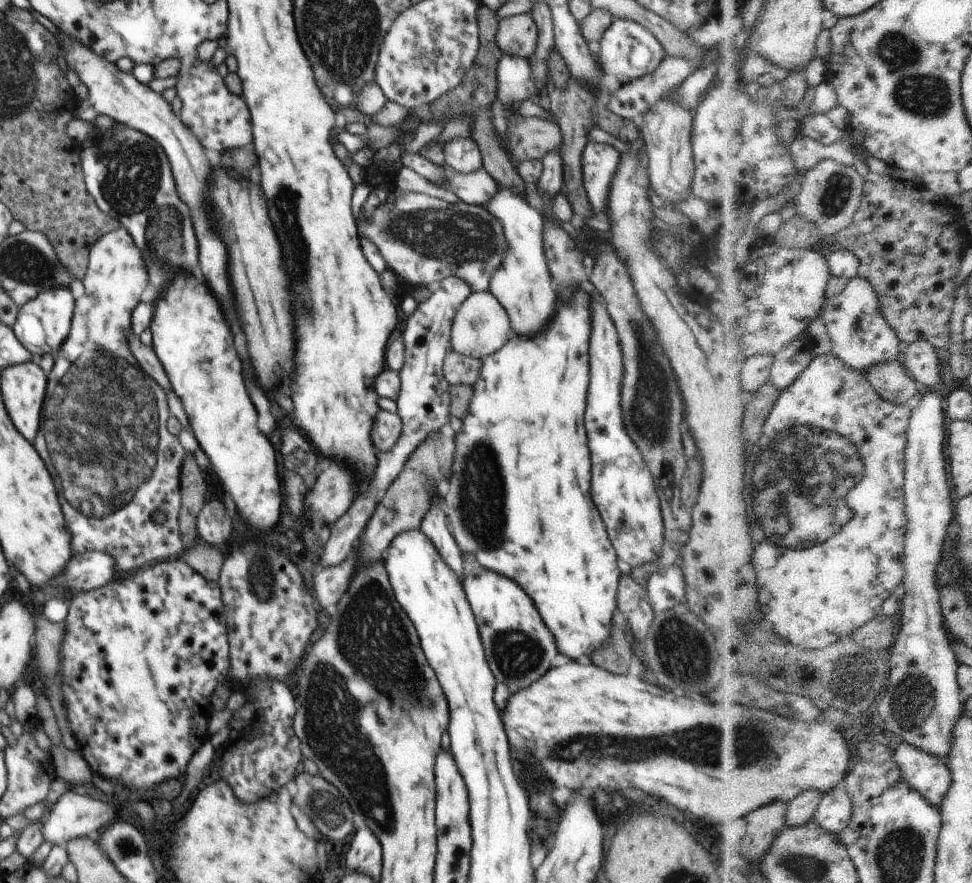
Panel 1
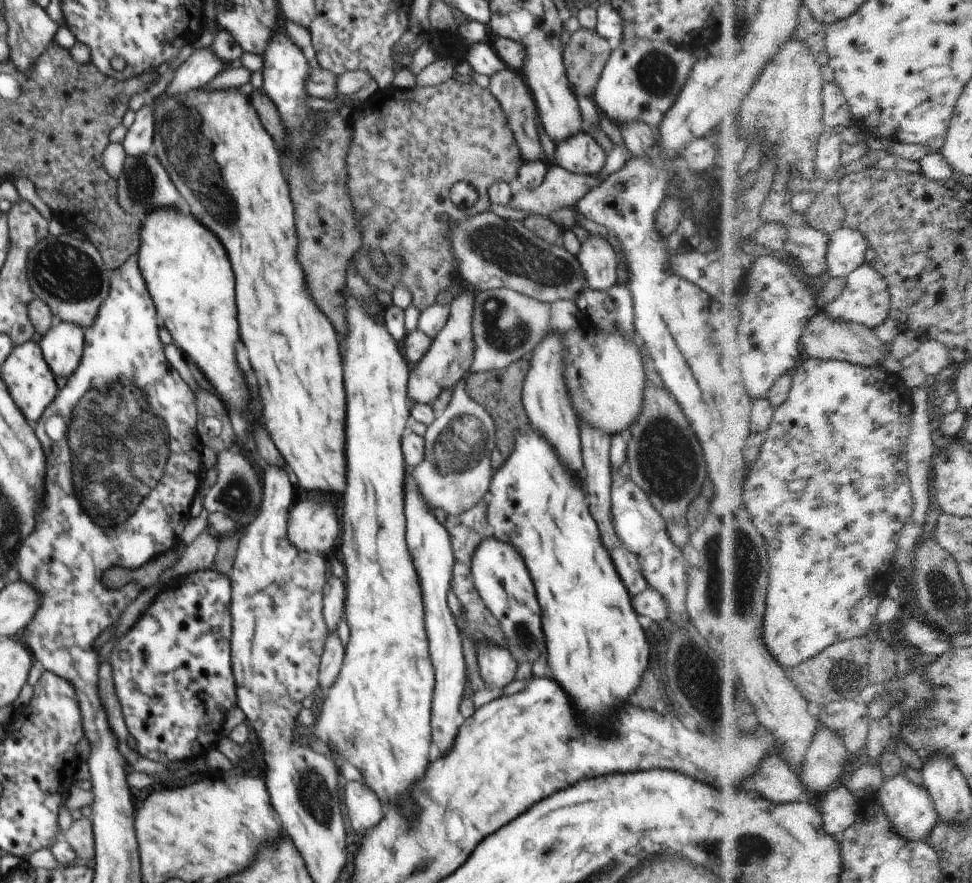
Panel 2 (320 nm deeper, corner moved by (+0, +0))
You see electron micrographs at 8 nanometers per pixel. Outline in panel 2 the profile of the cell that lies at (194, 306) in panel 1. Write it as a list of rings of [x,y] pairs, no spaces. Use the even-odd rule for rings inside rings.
[[[173,208],[154,209],[142,220],[137,261],[157,315],[163,318],[174,342],[223,396],[221,401],[229,412],[231,408],[242,412],[250,394],[234,352],[240,338],[234,274],[218,236],[206,230],[192,213],[184,214]]]

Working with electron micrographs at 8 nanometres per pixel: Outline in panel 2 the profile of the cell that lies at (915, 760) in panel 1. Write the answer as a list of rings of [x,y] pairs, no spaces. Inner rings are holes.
[[[903,773],[889,779],[879,790],[877,801],[893,822],[896,832],[910,841],[927,840],[932,834],[932,830],[938,826],[938,822],[941,820],[936,803],[929,790],[924,784],[916,786]]]

